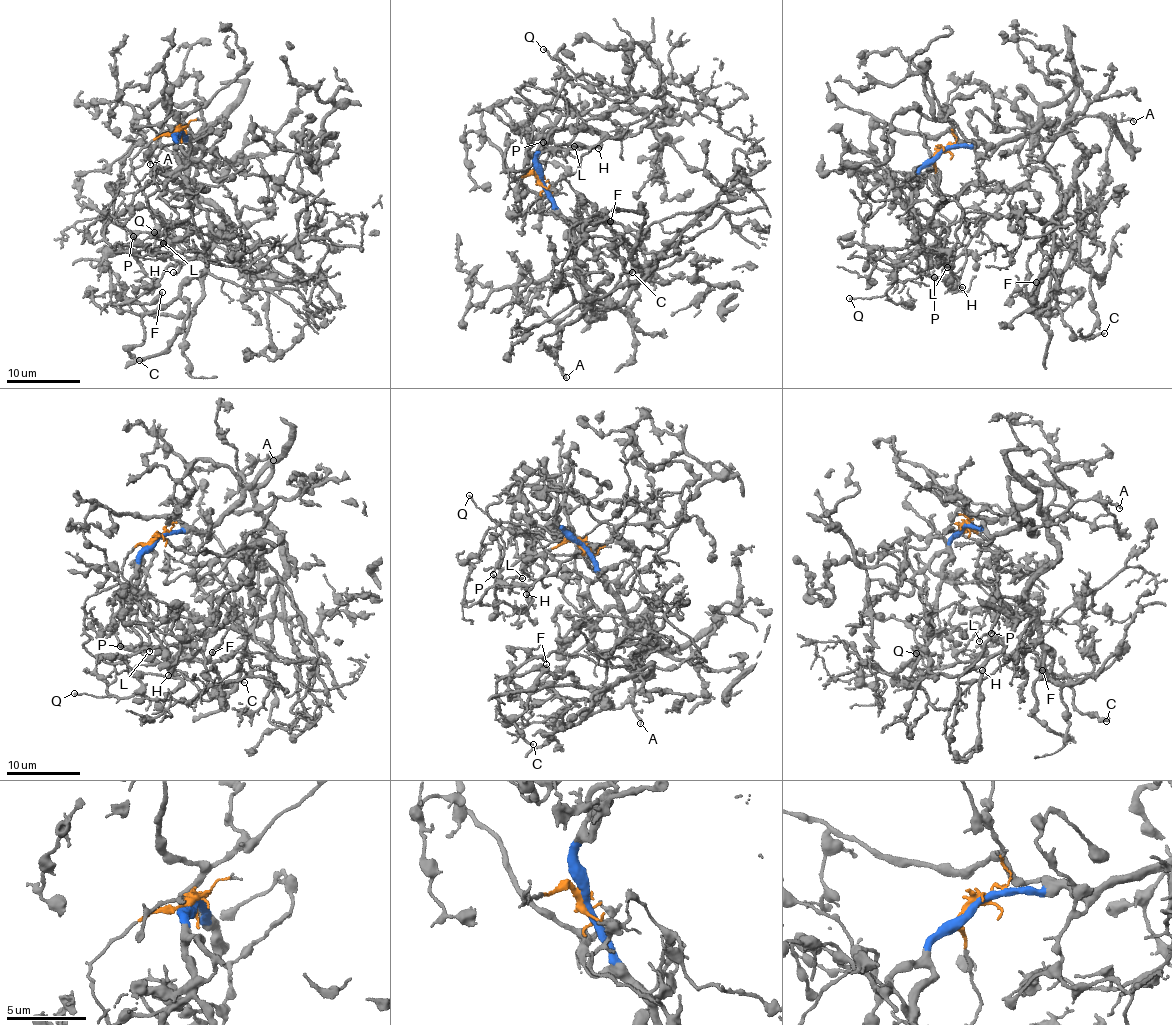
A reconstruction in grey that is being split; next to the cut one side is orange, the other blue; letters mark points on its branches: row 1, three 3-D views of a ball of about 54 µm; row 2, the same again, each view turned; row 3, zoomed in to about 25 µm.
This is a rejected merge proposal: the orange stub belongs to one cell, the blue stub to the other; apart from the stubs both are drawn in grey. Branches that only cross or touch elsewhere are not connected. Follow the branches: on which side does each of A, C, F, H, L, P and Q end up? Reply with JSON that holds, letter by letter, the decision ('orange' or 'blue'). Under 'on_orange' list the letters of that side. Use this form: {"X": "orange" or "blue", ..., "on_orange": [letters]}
{"A": "blue", "C": "blue", "F": "blue", "H": "orange", "L": "orange", "P": "orange", "Q": "orange", "on_orange": ["H", "L", "P", "Q"]}

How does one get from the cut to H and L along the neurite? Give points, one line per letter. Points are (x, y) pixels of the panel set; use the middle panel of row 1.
H: (541, 180), (528, 172), (512, 179), (546, 165), (580, 119), (593, 132), (632, 136), (664, 105), (598, 148)
L: (541, 180), (512, 179), (546, 165), (580, 119), (632, 136), (664, 105), (594, 146), (556, 147), (574, 145)

